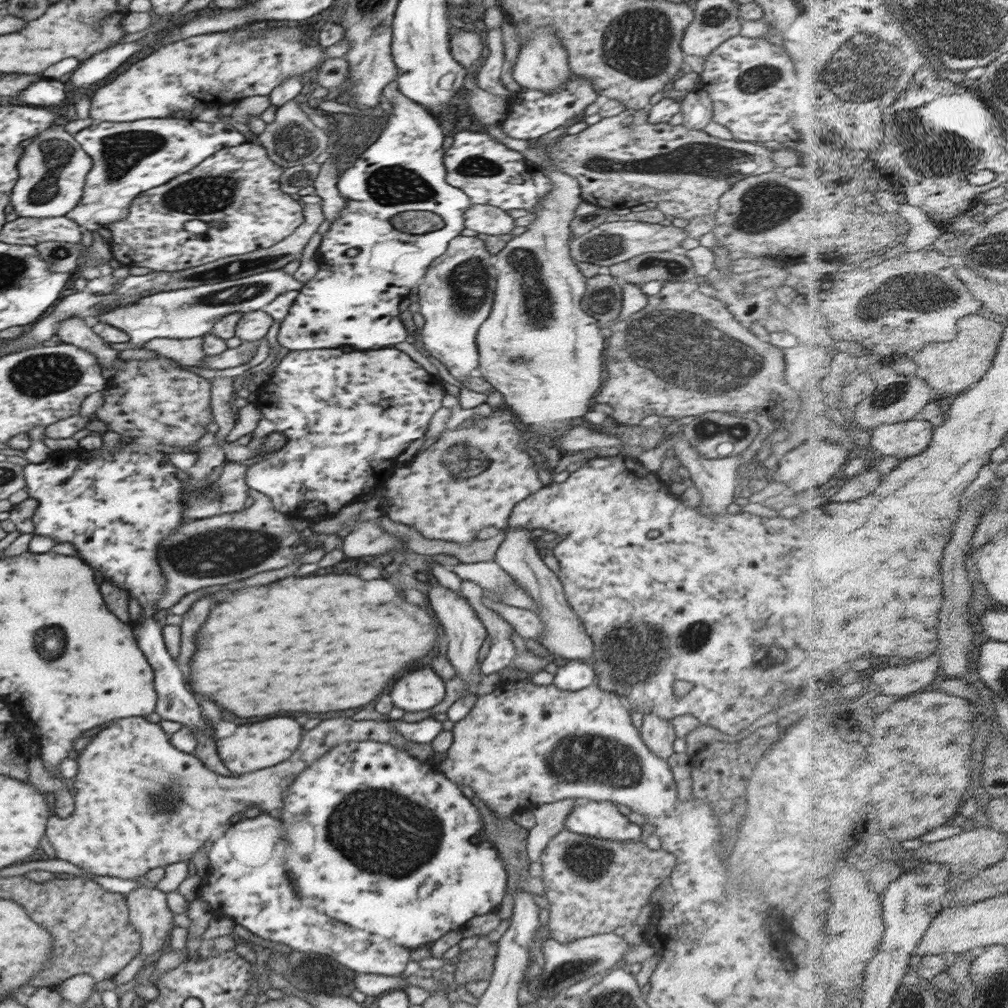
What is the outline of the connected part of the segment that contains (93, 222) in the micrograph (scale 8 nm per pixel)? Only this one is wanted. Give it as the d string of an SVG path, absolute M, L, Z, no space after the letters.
M143 118L132 122L94 122L92 125L74 134L76 142L92 159L93 166L87 174L83 186L82 198L74 208L65 214L78 227L94 232L100 227L112 225L113 222L124 220L129 213L131 202L142 192L166 184L169 180L196 168L205 158L222 150L246 143L248 140L230 123L216 118L216 122L204 121L199 118Z

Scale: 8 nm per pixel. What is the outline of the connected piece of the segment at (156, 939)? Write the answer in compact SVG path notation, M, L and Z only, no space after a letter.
M142 883L127 895L127 907L129 908L129 921L131 925L140 933L142 942L140 942L140 952L137 954L118 974L113 977L118 990L129 987L136 978L139 970L150 959L156 958L163 948L168 944L170 933L174 930L175 914L170 911L166 903L166 893L156 888L155 885Z

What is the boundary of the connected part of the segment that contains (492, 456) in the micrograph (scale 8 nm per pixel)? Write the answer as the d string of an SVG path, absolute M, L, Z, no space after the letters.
M507 407L477 415L471 426L444 429L438 440L427 443L412 462L393 468L390 478L385 482L383 502L380 503L386 517L406 526L414 526L430 540L446 540L451 545L472 542L481 530L489 526L506 530L509 526L508 517L518 502L544 486L538 477L536 460L518 447L526 442L527 434L522 434L512 418L514 416Z

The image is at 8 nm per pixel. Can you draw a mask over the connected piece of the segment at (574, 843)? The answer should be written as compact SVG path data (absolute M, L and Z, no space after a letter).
M566 828L548 842L539 862L543 866L544 896L550 906L548 930L552 939L561 943L602 933L613 933L618 926L632 926L640 910L648 903L652 890L668 879L676 866L674 854L662 848L658 851L649 850L641 839L606 840L576 834Z

